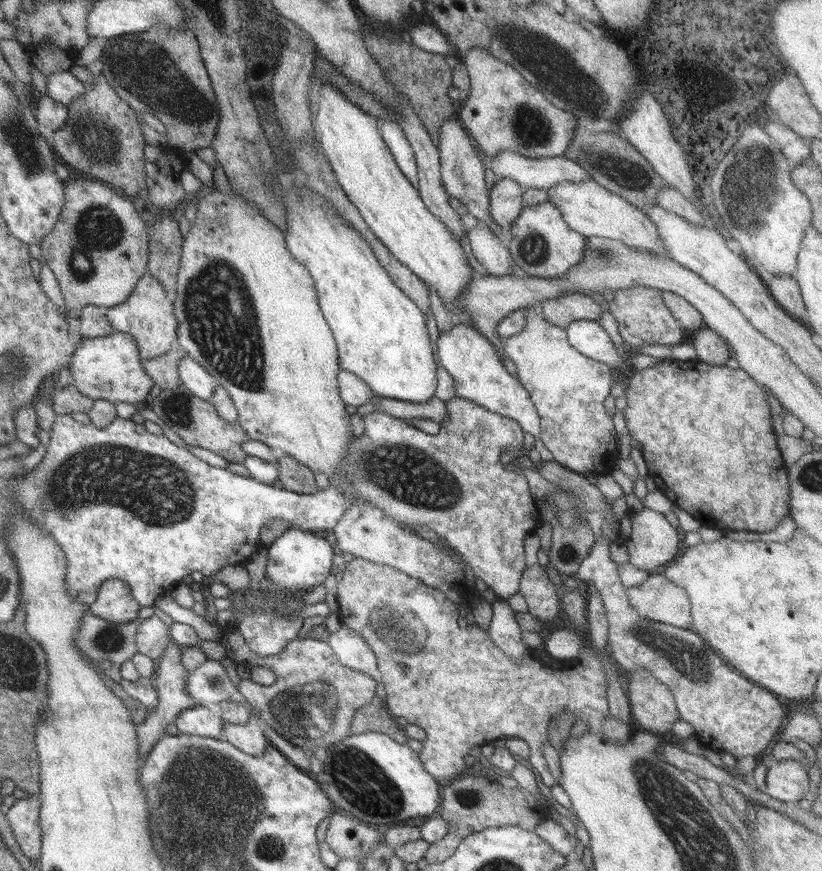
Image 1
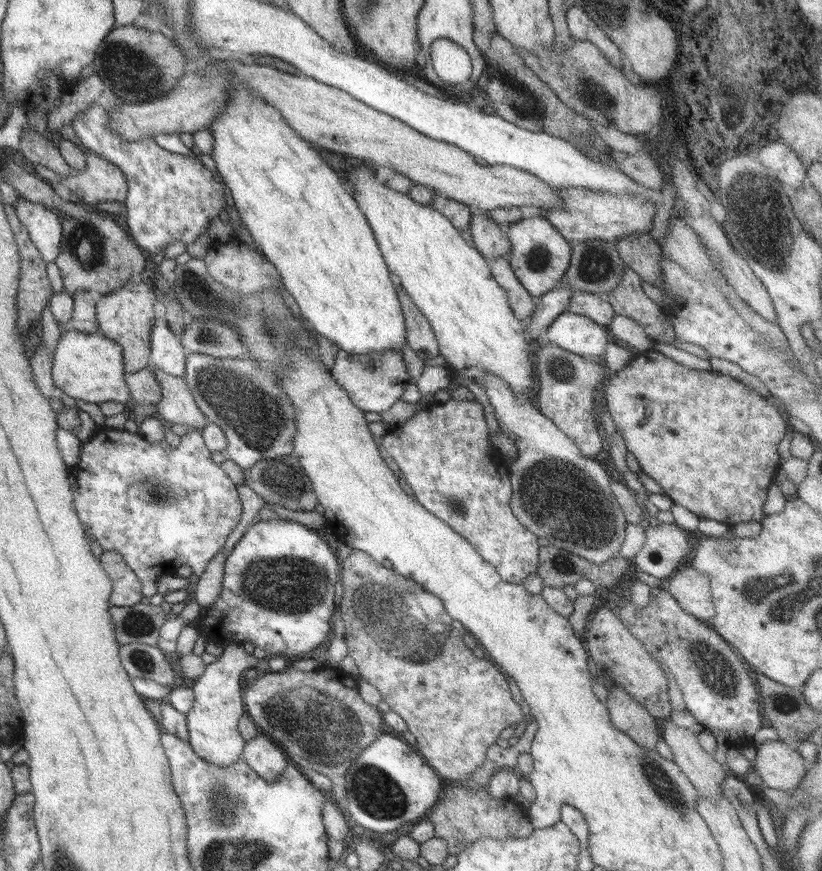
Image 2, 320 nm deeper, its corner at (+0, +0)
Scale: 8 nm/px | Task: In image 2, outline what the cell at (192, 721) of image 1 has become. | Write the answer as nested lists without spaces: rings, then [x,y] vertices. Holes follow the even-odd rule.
[[[233,642],[223,648],[219,659],[208,664],[204,674],[194,681],[192,686],[195,695],[194,705],[185,714],[192,750],[214,766],[230,766],[243,758],[245,740],[238,730],[238,725],[241,716],[244,716],[246,712],[240,678],[244,670],[260,664],[260,660],[254,655],[244,651],[240,642]]]

